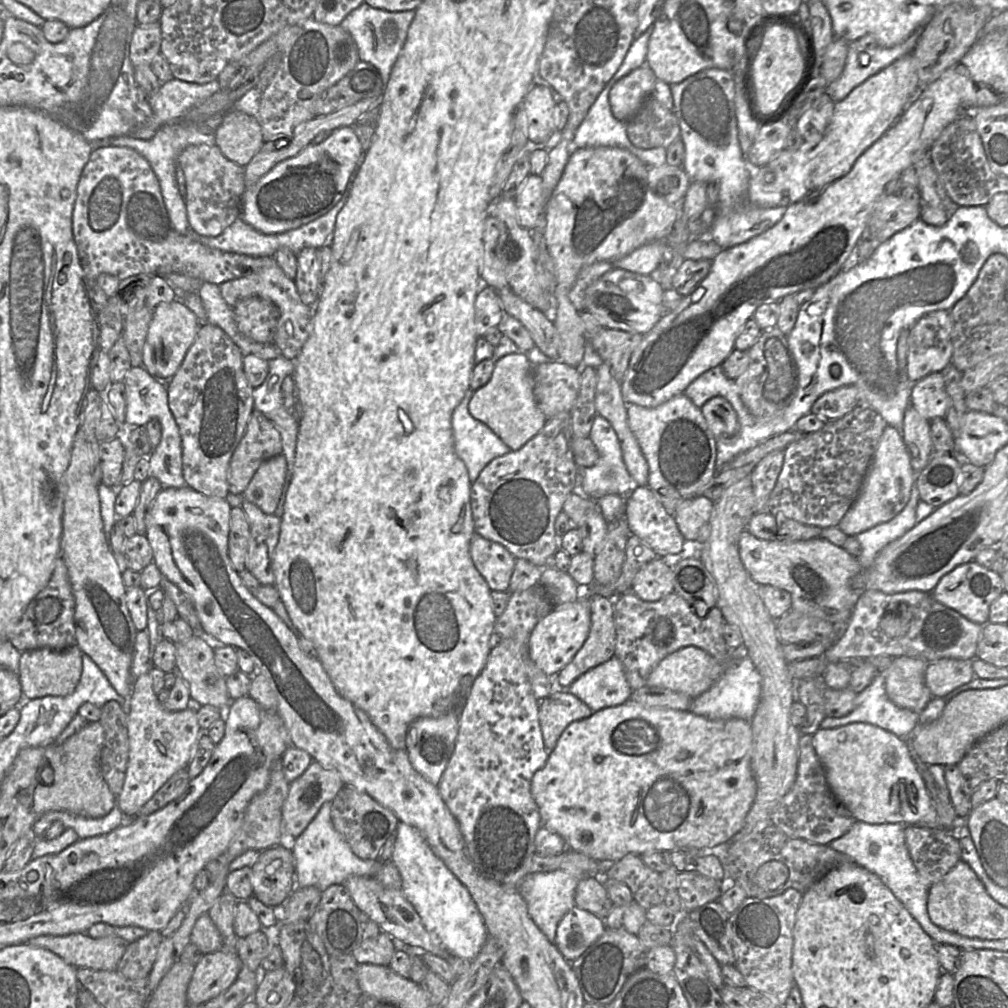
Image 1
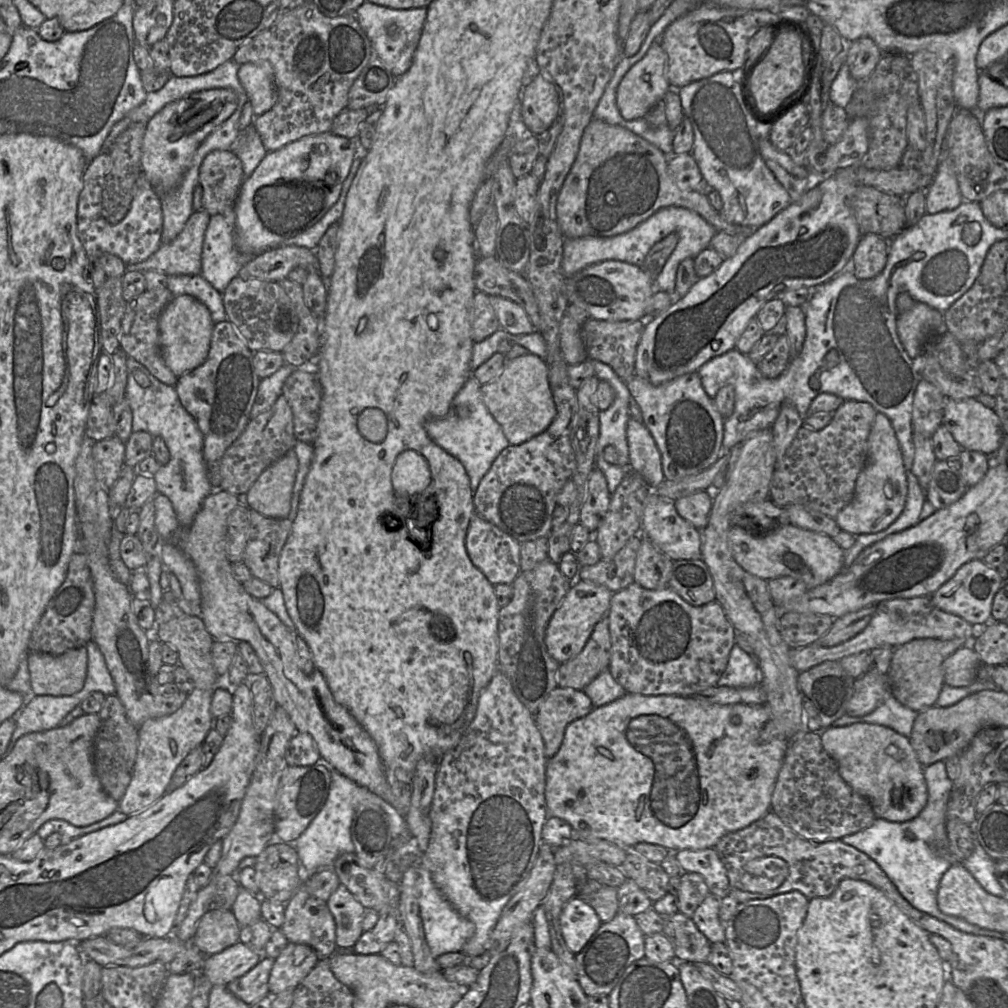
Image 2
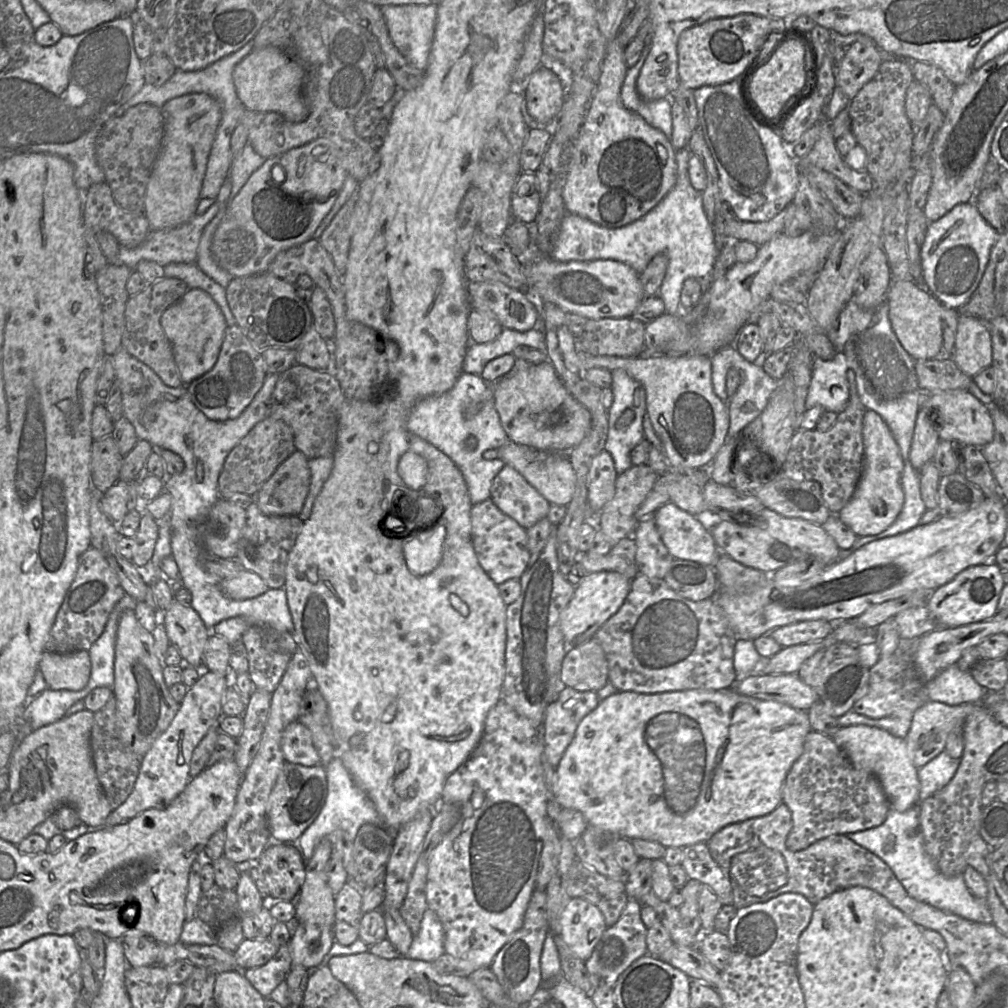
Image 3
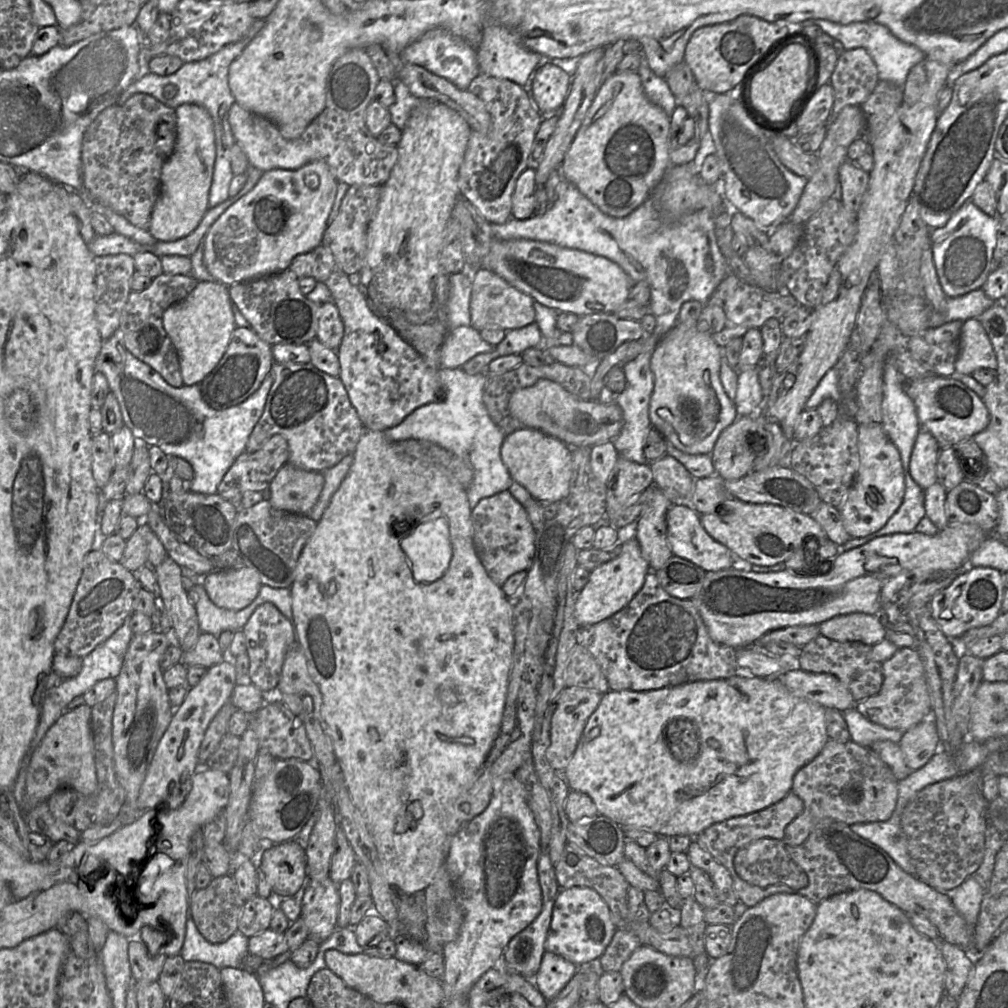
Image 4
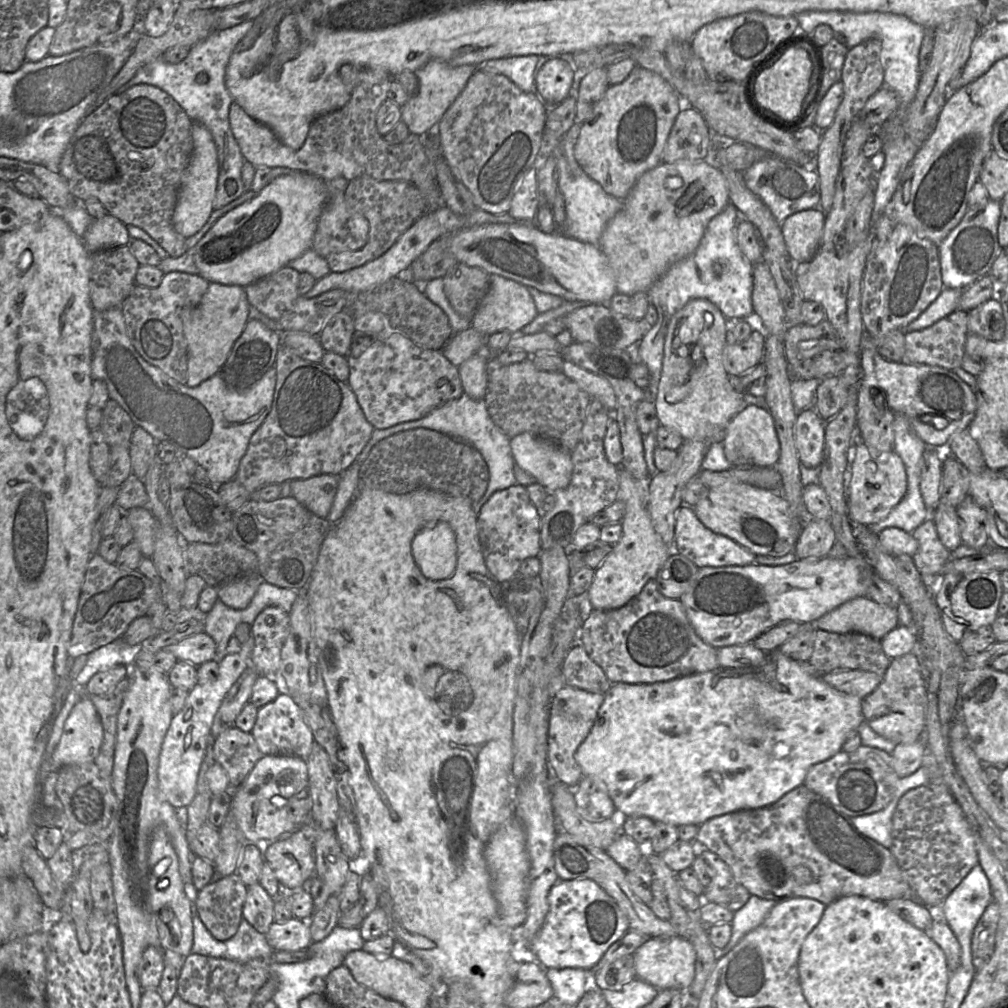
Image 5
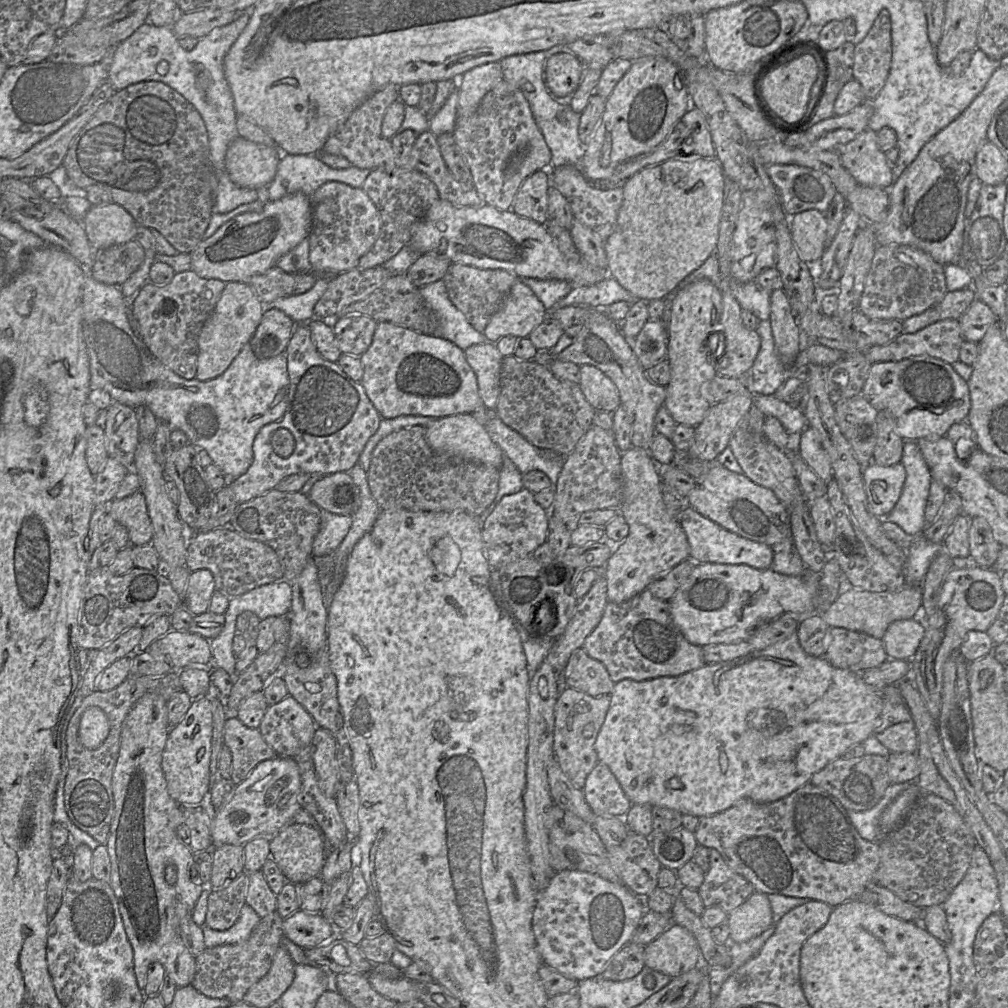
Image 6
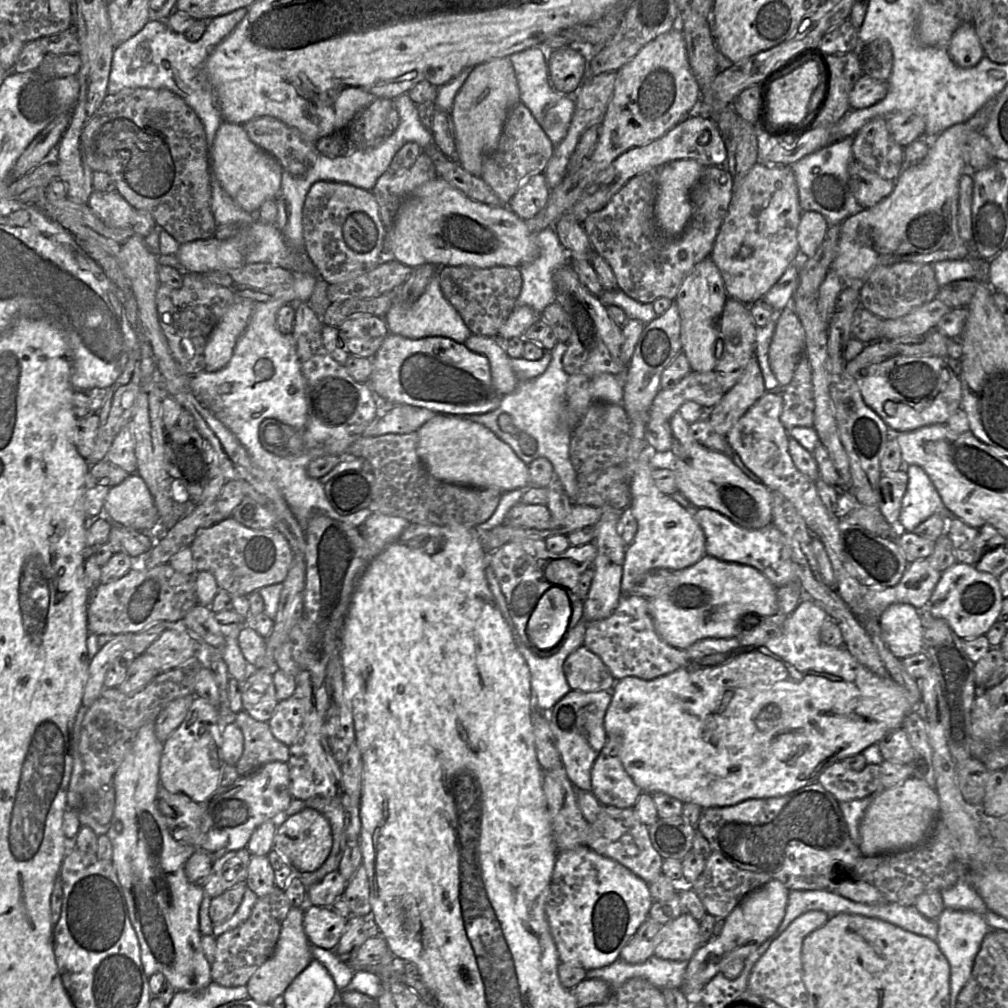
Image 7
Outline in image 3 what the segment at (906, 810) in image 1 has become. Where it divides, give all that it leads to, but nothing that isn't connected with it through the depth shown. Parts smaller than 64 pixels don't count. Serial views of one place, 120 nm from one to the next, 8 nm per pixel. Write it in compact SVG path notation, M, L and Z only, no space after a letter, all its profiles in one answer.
M862 724L840 727L831 738L857 770L866 771L878 778L890 808L904 812L918 802L918 768L910 759L905 739L896 737L884 729Z

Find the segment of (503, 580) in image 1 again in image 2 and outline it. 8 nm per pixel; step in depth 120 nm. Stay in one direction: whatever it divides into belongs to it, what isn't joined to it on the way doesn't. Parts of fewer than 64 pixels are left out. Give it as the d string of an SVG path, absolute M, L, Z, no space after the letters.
M474 513L471 518L465 545L472 563L486 576L491 584L512 584L520 574L521 543L477 513Z

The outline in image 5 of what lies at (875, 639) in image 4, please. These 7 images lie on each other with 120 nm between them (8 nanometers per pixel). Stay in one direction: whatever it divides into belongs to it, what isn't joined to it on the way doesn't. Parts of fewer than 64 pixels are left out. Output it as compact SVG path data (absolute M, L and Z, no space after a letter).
M859 596L846 601L830 612L820 617L814 623L815 628L833 633L857 632L882 640L898 624L898 610L878 604L867 596Z

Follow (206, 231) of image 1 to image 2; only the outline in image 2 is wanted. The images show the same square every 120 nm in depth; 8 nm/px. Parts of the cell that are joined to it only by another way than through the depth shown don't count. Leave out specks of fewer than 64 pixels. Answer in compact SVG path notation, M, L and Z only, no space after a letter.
M232 151L208 153L199 168L202 210L213 216L234 209L243 182L242 163Z

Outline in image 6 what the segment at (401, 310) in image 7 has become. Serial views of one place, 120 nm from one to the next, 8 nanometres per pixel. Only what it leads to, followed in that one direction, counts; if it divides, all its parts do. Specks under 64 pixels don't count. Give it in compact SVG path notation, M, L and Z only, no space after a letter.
M443 280L424 285L419 292L437 317L434 336L449 340L463 351L472 345L488 342L450 301Z

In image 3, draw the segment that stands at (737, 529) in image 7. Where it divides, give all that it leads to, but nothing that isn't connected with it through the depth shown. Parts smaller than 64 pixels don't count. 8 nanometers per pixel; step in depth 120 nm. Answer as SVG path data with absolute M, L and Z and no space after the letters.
M672 502L659 507L652 515L662 542L676 559L692 560L701 564L714 565L721 554L706 522L707 513L694 516Z

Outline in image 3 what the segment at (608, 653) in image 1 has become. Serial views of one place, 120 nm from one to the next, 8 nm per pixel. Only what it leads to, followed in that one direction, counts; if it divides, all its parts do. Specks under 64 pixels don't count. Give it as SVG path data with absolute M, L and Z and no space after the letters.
M594 637L570 646L564 656L560 683L578 691L598 691L609 682L609 666L600 643Z

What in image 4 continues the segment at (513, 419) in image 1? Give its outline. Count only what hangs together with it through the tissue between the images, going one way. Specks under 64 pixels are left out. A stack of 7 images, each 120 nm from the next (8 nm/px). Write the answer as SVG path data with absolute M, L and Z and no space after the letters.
M540 379L530 387L516 390L509 399L509 410L523 427L555 437L570 448L592 448L613 441L624 424L623 411L616 402L603 404L597 400L581 400L549 379Z

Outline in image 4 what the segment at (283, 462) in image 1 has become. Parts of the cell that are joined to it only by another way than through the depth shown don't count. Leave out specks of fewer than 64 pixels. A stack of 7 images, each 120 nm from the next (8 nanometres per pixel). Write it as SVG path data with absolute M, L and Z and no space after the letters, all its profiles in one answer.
M286 462L271 481L266 499L276 509L308 516L323 486L322 472L300 469Z

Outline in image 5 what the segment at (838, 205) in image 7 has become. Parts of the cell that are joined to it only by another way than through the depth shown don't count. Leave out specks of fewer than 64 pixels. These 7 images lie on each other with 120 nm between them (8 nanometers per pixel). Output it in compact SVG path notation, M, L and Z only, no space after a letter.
M766 155L743 171L746 186L770 209L778 222L805 209L818 208L821 194L819 176L811 166L802 166Z

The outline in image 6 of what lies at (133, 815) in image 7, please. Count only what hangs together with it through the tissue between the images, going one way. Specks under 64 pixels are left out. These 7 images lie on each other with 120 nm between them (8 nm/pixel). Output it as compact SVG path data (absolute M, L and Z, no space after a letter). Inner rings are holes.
M146 693L145 695L143 695L132 707L122 724L119 755L113 770L111 781L111 788L114 799L114 817L110 828L109 837L106 842L108 854L111 861L110 885L117 898L124 929L133 949L134 972L138 987L141 990L144 990L145 988L148 968L150 964L154 962L159 962L164 967L166 975L174 981L177 988L191 985L195 974L195 956L189 952L189 950L182 942L182 939L180 937L180 922L183 918L188 918L188 916L191 915L192 910L194 909L195 904L199 899L204 887L207 886L199 883L198 881L192 880L192 863L194 852L192 852L192 850L188 846L189 828L184 823L184 817L180 811L179 803L177 803L168 793L167 783L162 770L162 755L170 728L171 727L168 723L167 718L167 700L165 700L161 695L156 693ZM169 864L175 865L177 869L177 880L175 884L169 884L165 879L165 867Z

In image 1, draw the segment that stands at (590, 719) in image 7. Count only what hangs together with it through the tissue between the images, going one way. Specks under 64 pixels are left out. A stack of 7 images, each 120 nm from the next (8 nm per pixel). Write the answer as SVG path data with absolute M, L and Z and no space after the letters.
M568 690L554 691L540 701L539 722L545 747L552 751L565 728L593 711Z

